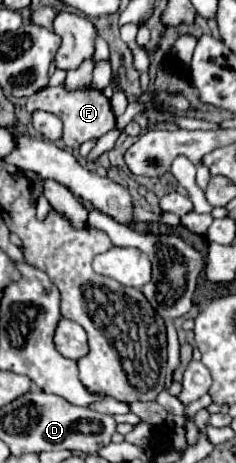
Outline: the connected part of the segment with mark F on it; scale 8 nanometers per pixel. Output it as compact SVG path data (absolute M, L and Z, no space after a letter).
M65 83L57 87L45 87L27 99L27 111L33 113L35 109L49 111L63 121L63 143L71 149L79 149L81 143L89 139L99 139L101 135L105 135L115 127L115 115L109 99L103 95L103 91L93 87L83 87L75 91L69 91Z

